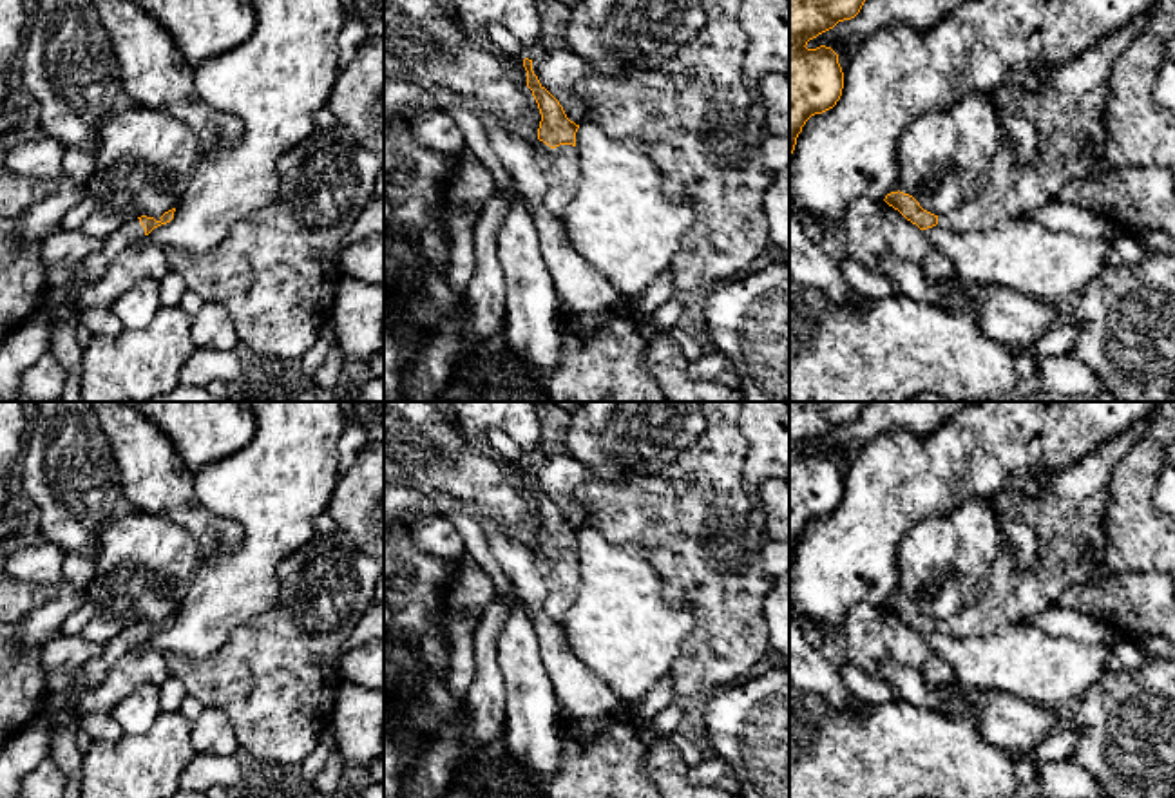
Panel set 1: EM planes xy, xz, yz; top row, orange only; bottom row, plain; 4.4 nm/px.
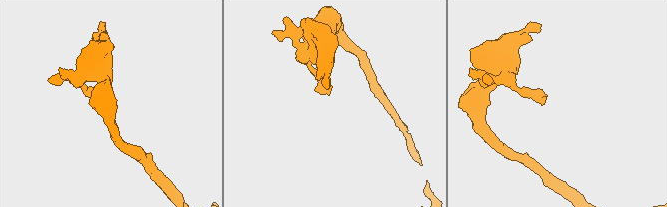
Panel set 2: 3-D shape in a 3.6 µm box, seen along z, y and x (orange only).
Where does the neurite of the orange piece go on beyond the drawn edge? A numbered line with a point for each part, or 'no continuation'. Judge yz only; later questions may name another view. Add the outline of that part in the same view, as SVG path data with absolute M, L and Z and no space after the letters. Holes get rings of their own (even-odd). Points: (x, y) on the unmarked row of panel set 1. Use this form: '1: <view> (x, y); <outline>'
1: yz (1067, 511); M1150 416L1133 422L1094 452L1046 476L1032 492L1007 490L990 499L1001 523L1021 523L1036 532L1037 568L1032 574L1023 574L1003 554L983 583L978 599L949 619L938 621L938 630L956 637L989 637L998 626L1045 612L1068 586L1090 584L1112 575L1104 563L1108 485L1117 463L1141 440L1148 425Z

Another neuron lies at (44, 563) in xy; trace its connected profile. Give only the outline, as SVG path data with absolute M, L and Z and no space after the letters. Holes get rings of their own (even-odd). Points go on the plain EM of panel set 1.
M45 541L9 552L2 568L18 581L56 586L63 579L63 557L56 545Z

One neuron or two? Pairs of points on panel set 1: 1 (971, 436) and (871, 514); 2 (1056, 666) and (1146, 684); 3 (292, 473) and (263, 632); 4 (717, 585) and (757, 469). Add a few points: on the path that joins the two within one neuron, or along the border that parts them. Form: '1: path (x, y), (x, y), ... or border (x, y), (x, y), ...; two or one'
1: path (945, 462), (931, 476), (907, 478), (897, 489); one
2: border (1107, 670), (1072, 706); two
3: border (277, 569), (277, 601), (238, 625), (230, 634); two
4: border (748, 449), (743, 489), (750, 523), (764, 532); two

